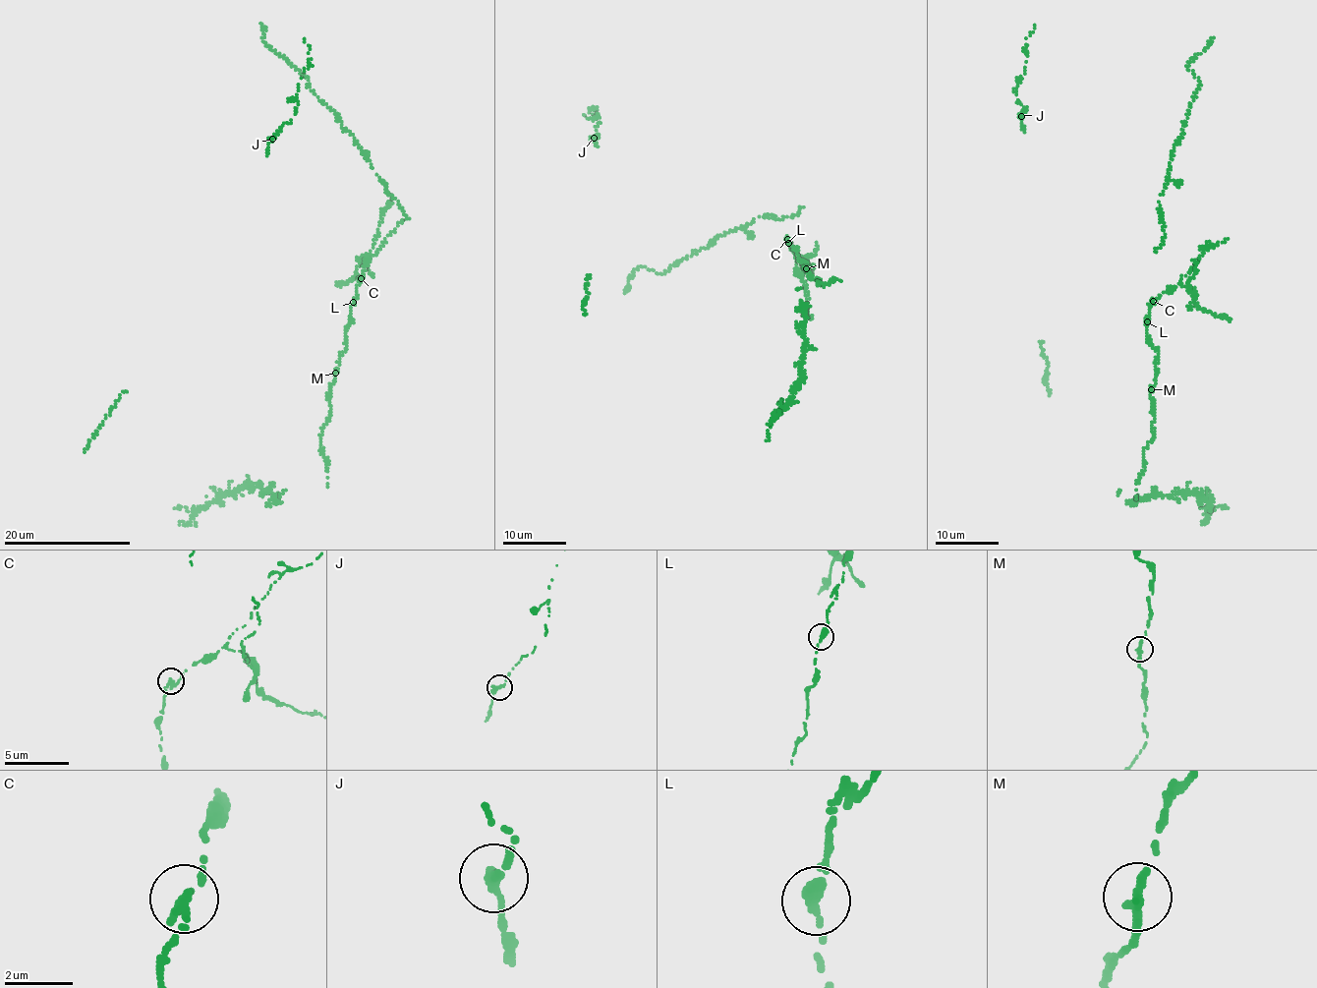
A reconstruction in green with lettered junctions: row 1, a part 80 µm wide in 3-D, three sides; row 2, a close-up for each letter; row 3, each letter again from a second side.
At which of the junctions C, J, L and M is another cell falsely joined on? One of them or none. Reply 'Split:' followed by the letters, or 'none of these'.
Split: C

